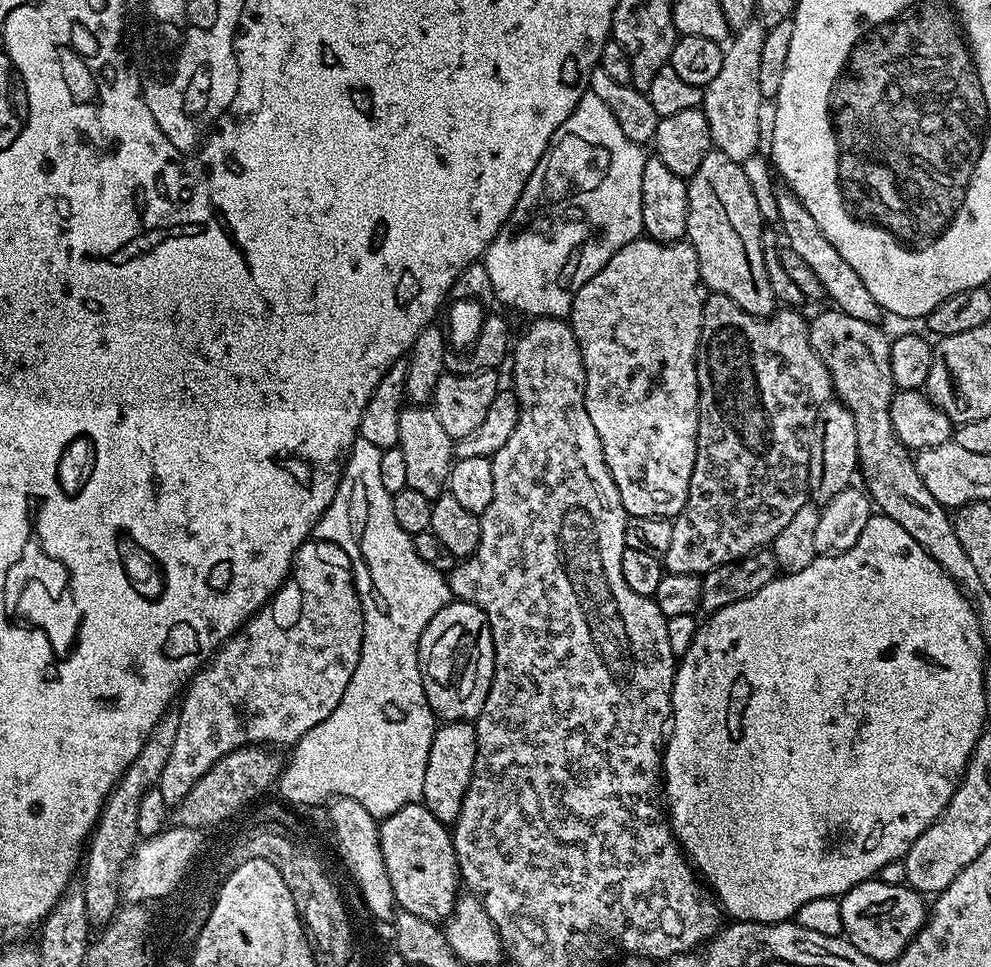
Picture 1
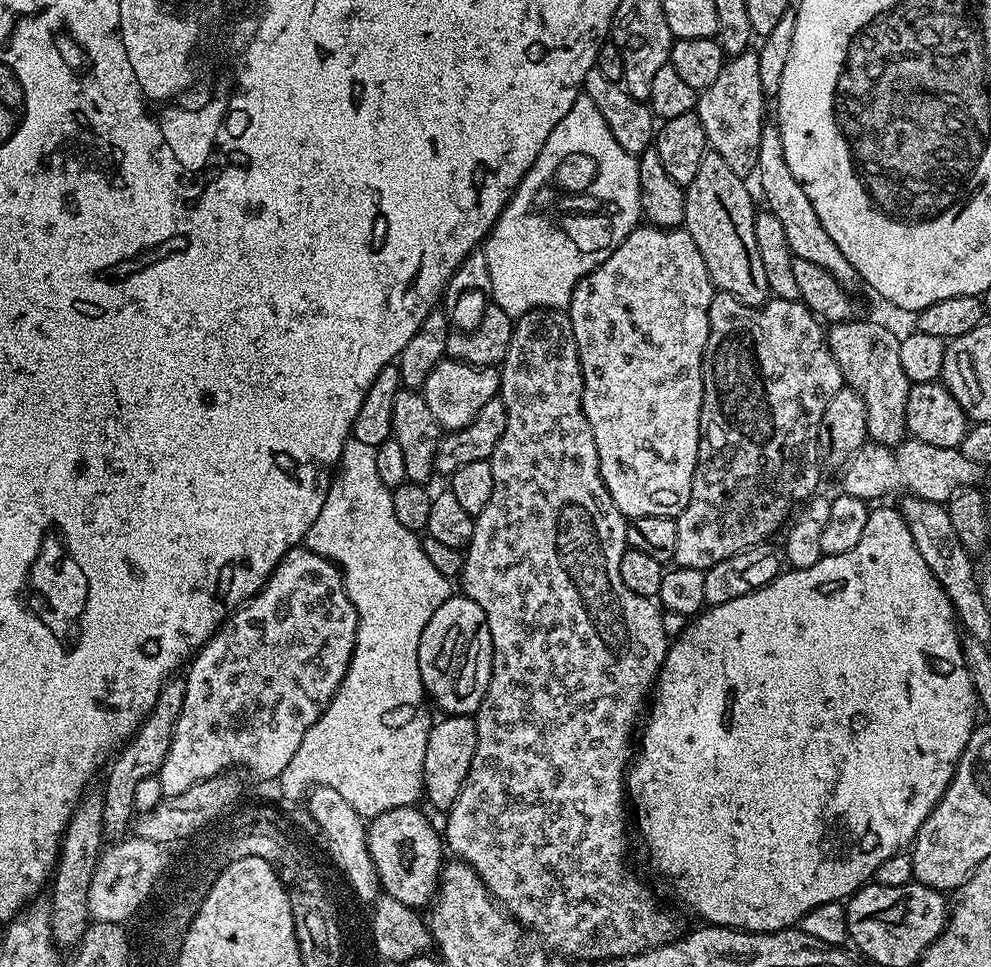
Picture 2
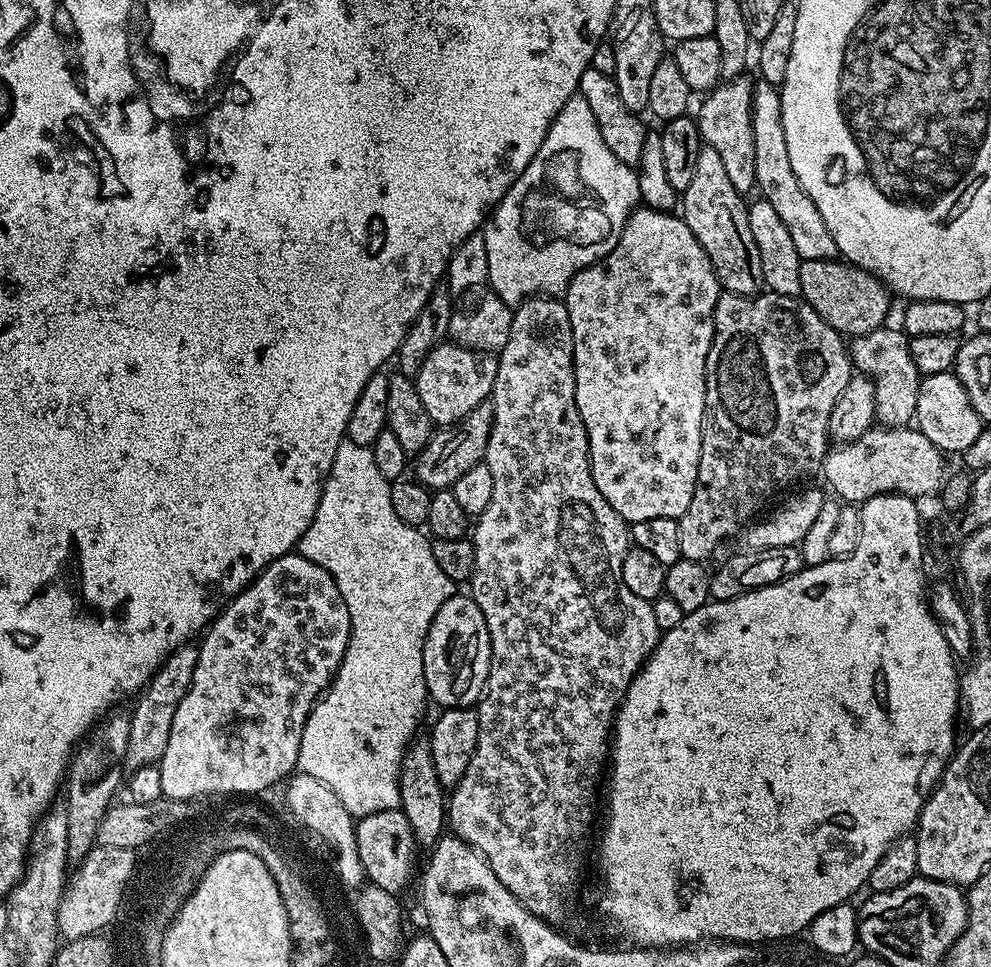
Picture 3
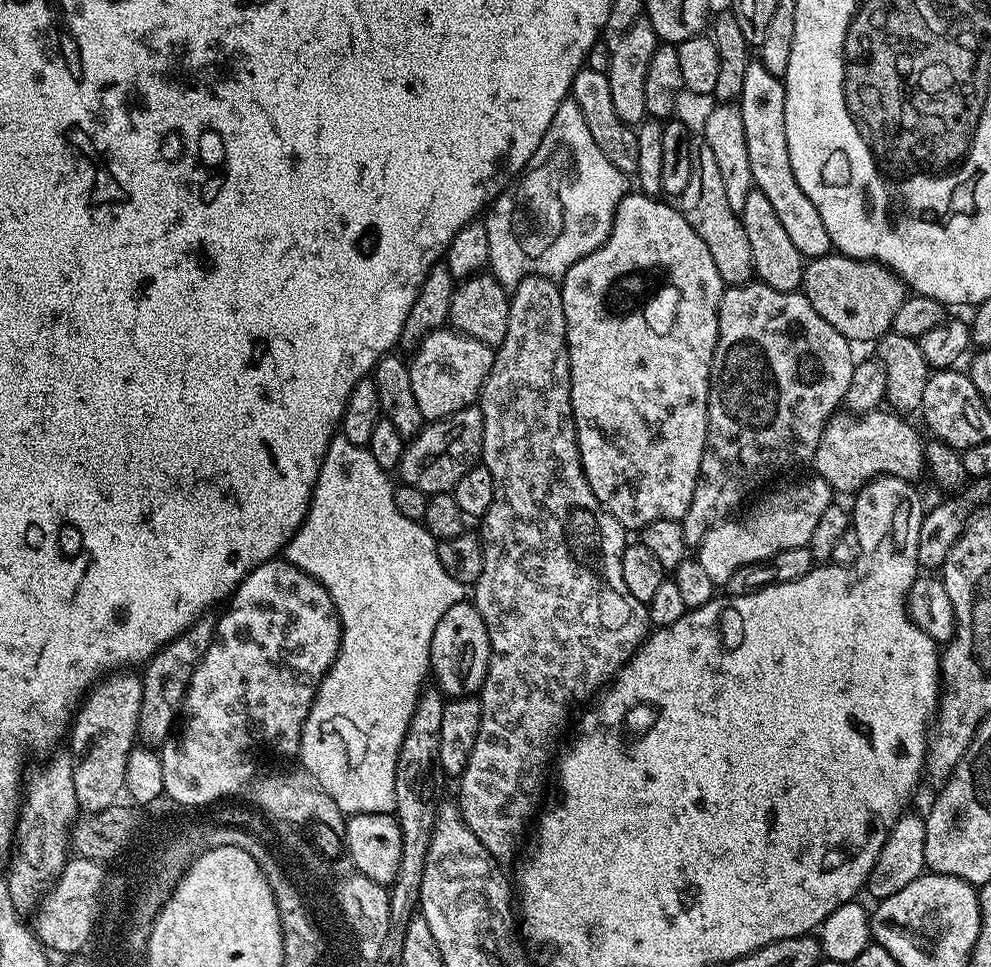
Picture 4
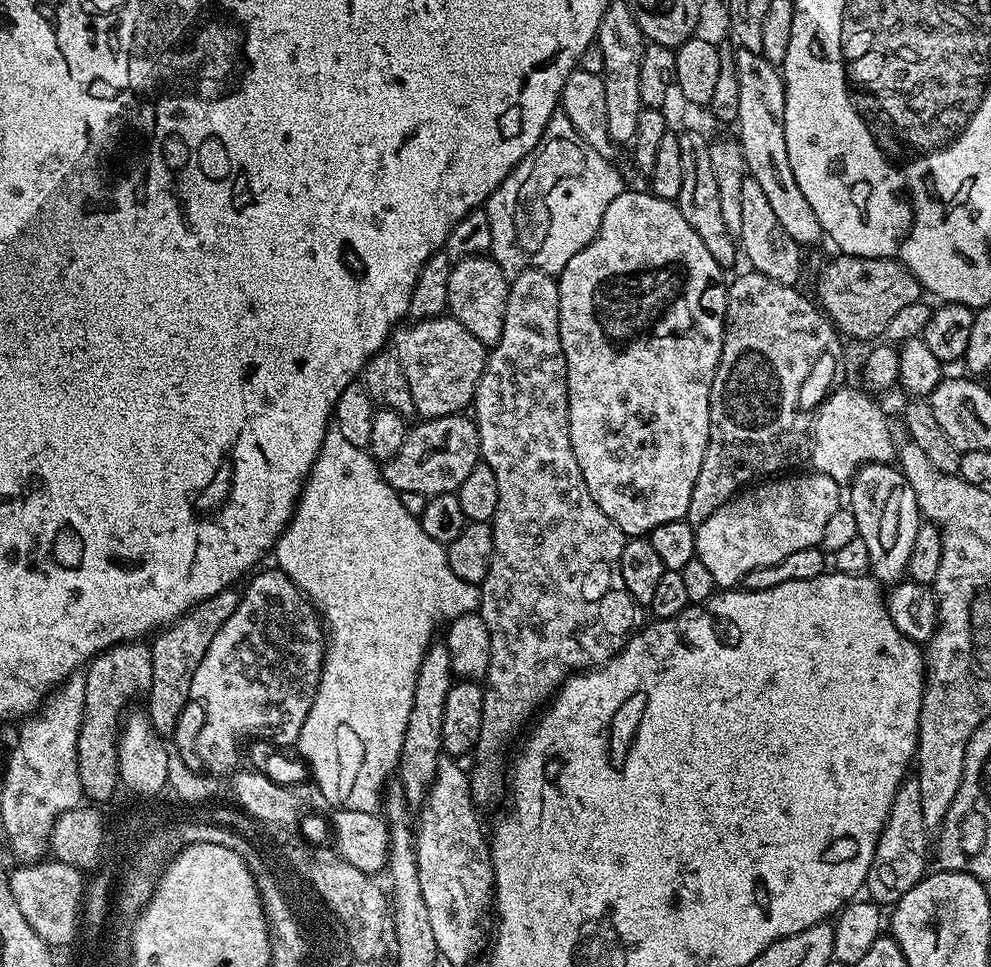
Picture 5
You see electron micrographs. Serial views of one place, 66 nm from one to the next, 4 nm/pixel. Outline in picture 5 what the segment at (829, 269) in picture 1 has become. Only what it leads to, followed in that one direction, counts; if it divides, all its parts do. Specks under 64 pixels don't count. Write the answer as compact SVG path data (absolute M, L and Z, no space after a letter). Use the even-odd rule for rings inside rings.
M737 47L736 73L738 74L738 116L734 128L740 131L738 143L745 158L747 175L762 186L766 199L774 209L778 223L801 246L816 244L825 239L822 226L818 222L818 214L810 210L810 202L806 202L806 194L798 190L798 182L794 182L794 170L790 170L790 154L786 154L786 130L784 115L786 114L786 94L781 69L771 64L758 52L751 52Z

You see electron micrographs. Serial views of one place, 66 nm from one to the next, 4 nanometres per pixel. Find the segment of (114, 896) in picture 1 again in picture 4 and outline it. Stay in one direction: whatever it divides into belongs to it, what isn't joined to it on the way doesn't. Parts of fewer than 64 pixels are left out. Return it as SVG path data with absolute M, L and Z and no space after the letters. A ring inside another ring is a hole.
M212 614L199 616L189 628L178 638L164 644L153 654L142 668L142 710L138 710L138 736L145 745L163 746L169 743L168 736L178 724L182 712L184 695L192 681L192 675L200 659L206 654L210 642L216 636L217 617Z

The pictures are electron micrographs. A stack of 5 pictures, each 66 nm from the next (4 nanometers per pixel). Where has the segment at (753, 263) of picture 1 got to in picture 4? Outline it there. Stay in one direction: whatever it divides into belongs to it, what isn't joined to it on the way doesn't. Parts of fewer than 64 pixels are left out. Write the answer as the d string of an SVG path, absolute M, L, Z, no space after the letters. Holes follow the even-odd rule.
M703 138L697 139L692 150L690 183L678 197L678 207L683 212L686 222L690 222L690 226L698 234L698 238L706 242L706 250L710 250L710 258L714 258L714 266L718 266L718 274L725 285L747 284L754 276L750 241L746 239L744 223L738 213L730 208L725 189L713 151Z

